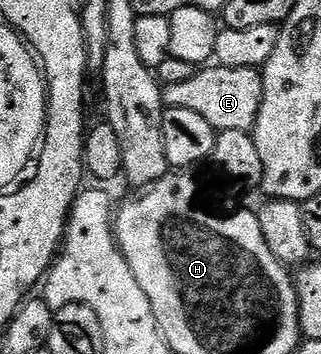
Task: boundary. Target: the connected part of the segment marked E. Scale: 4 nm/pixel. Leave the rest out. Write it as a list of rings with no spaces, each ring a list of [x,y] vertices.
[[[205,65],[198,70],[191,81],[179,85],[164,85],[161,96],[168,109],[191,109],[199,113],[203,121],[213,126],[213,130],[252,132],[253,122],[257,120],[259,105],[263,101],[263,81],[261,71],[256,67],[231,69],[216,65]]]

